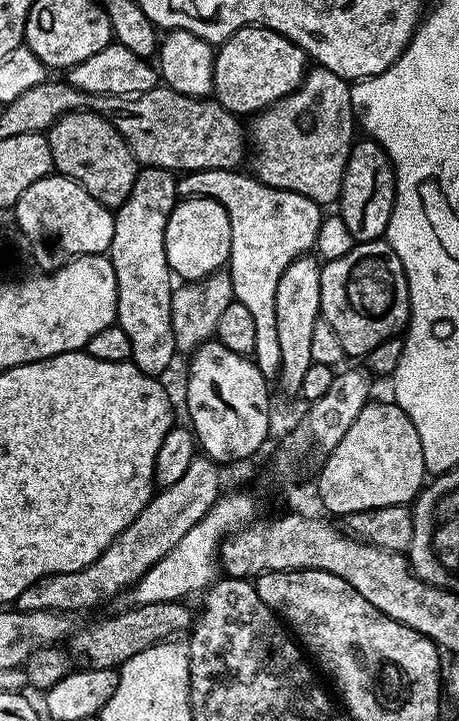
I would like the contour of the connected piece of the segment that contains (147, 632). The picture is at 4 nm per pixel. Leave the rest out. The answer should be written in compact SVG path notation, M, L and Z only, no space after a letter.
M179 600L137 604L129 607L129 612L108 616L105 620L98 621L97 624L86 625L85 628L77 627L70 637L70 645L72 644L70 655L75 667L94 670L119 669L120 665L134 658L134 654L142 654L142 650L150 646L187 633L193 627L194 612L191 612L186 605L187 603Z

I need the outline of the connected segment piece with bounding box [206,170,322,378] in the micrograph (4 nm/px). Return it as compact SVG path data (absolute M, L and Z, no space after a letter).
M221 170L211 173L207 195L215 198L226 210L232 231L232 295L246 306L254 318L255 341L251 359L265 378L279 373L282 362L278 350L278 310L276 291L278 278L298 257L313 251L318 226L322 219L321 205L302 194L266 186L255 175L244 170Z

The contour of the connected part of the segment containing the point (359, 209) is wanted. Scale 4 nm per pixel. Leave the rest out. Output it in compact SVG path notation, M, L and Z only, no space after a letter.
M357 139L352 145L338 201L338 214L356 242L379 240L387 233L396 197L396 169L386 150L376 140L363 139Z

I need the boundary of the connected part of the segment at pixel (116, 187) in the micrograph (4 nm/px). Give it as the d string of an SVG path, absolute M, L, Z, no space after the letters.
M80 109L62 115L47 130L53 169L76 180L98 202L117 209L132 193L140 165L117 128L103 115Z

